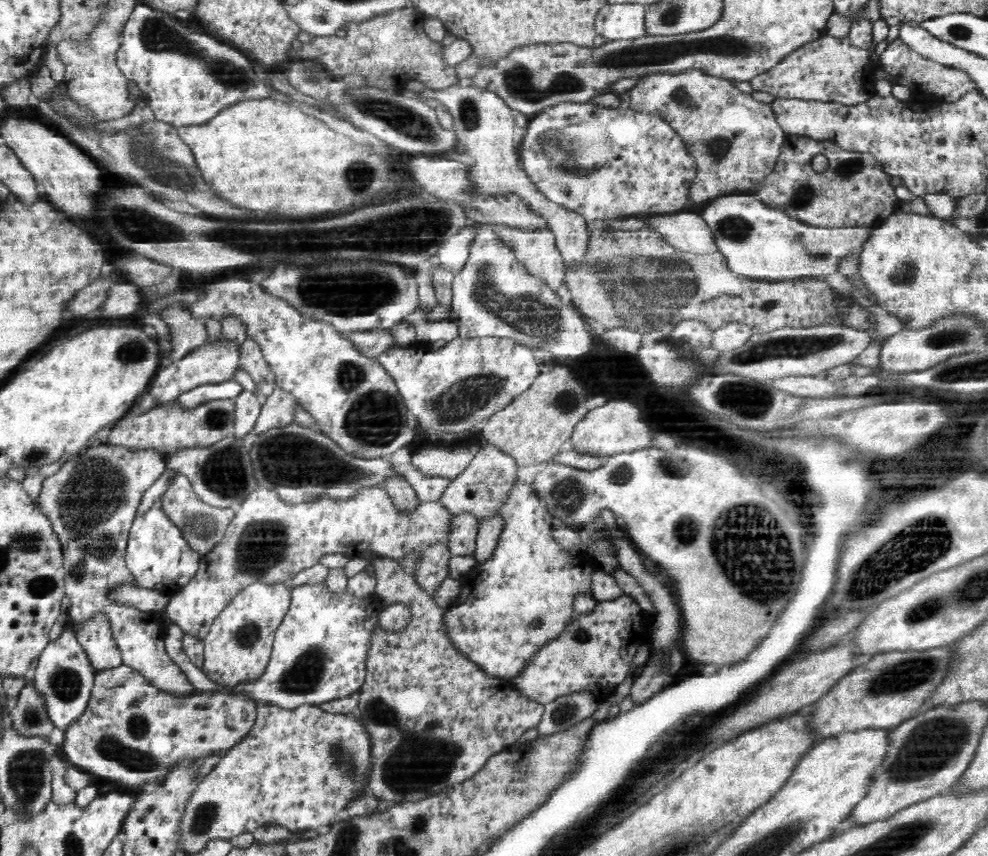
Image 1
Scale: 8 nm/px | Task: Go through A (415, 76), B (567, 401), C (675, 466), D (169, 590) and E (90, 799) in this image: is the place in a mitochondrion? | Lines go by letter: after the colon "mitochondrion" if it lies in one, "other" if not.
A: other
B: mitochondrion
C: mitochondrion
D: other
E: other

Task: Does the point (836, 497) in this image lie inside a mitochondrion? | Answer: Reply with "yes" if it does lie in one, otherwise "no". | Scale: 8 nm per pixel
no

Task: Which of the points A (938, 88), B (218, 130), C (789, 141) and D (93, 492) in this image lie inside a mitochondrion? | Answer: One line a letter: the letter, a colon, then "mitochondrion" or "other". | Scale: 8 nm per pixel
A: other
B: other
C: other
D: mitochondrion

